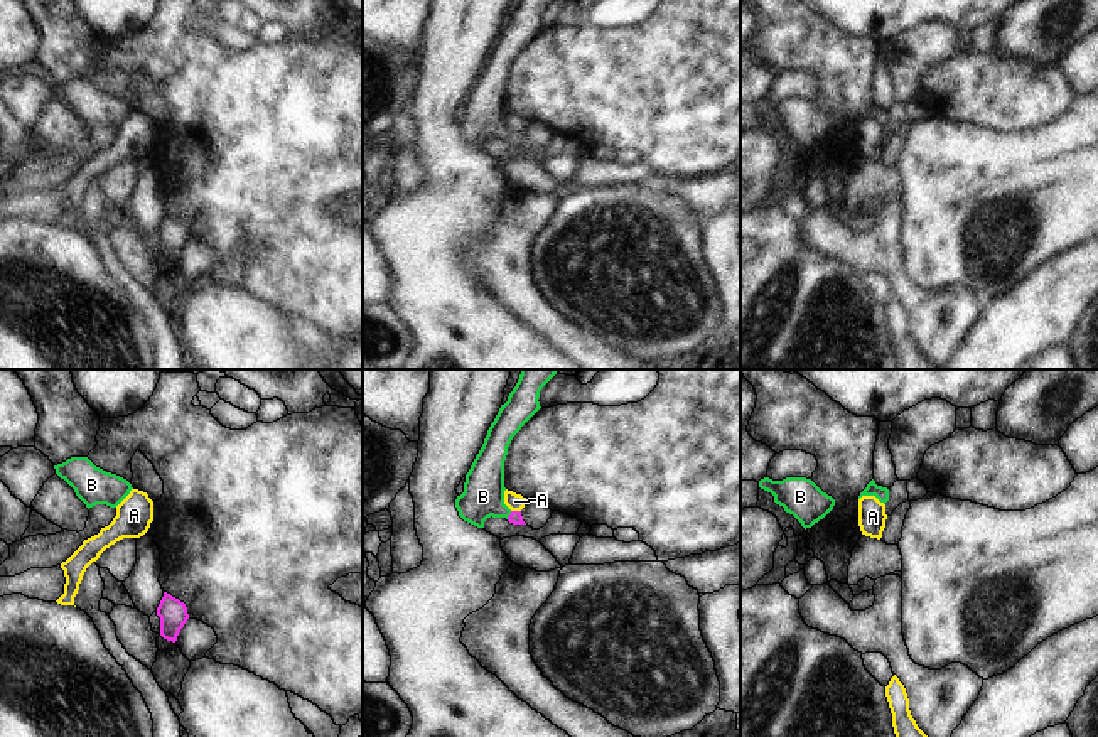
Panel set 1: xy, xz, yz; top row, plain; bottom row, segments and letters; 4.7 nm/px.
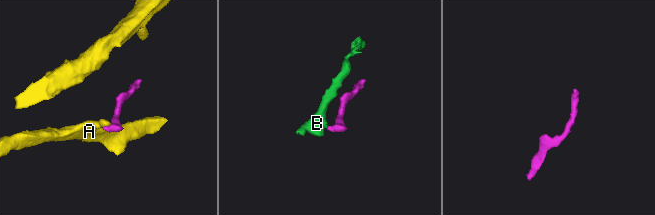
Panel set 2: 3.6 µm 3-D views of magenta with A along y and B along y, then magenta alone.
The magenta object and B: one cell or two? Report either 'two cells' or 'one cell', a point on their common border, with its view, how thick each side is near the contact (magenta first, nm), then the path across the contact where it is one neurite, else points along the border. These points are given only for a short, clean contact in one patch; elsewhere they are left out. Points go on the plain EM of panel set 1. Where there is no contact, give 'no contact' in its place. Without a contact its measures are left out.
one cell; contact xz (510, 137); calibres 60 and 200 nm; way xz (515, 139), (510, 137), (483, 118)

